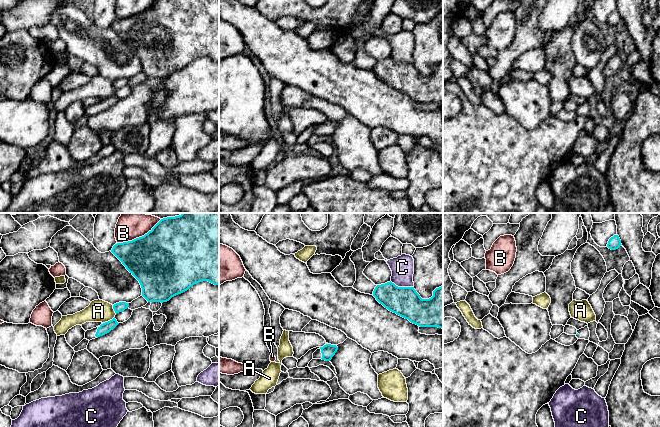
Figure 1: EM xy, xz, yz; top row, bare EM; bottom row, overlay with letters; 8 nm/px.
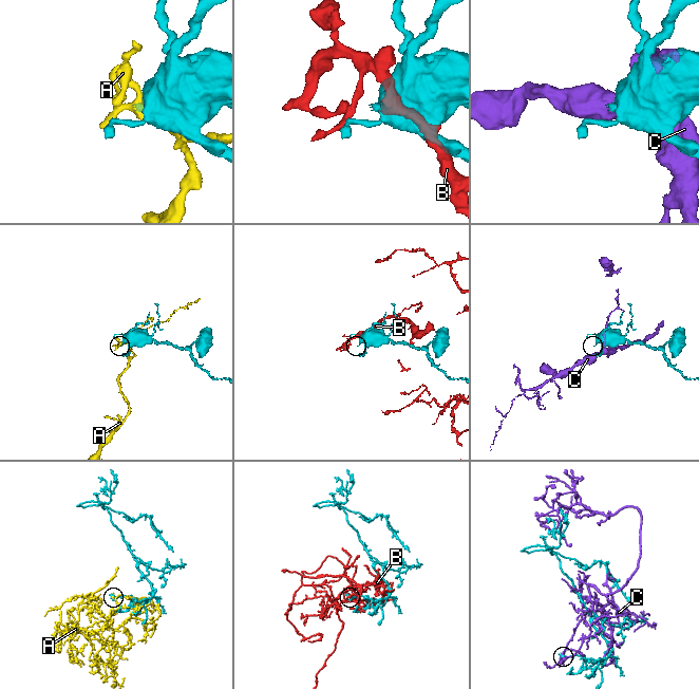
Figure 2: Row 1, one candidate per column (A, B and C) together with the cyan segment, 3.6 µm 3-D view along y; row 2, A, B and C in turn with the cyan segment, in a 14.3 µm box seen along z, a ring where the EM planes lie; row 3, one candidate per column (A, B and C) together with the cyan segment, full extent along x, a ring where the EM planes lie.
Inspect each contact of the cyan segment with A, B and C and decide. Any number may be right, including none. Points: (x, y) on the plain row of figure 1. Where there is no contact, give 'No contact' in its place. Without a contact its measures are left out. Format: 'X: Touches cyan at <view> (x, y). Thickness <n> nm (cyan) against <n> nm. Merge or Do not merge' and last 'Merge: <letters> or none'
A: Touches cyan at xy (108, 97). Thickness 90 nm (cyan) against 180 nm. Do not merge
B: Touches cyan at xy (136, 14). Thickness 460 nm (cyan) against 140 nm. Do not merge
C: Touches cyan at xz (402, 63). Thickness 240 nm (cyan) against 190 nm. Do not merge
Merge: none

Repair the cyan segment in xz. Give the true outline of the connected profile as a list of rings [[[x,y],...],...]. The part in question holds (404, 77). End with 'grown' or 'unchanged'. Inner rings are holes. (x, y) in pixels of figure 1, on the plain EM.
[[[387,58],[377,61],[373,72],[389,87],[420,103],[443,105],[443,61],[429,75],[422,75],[414,63],[398,63]]]; unchanged

